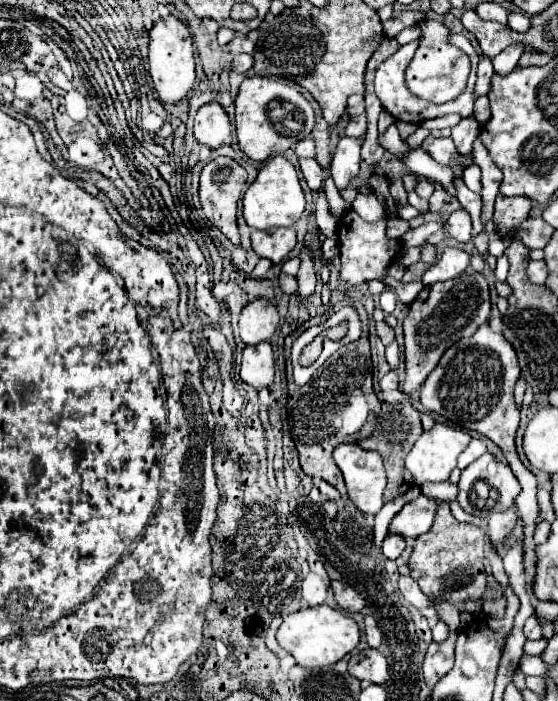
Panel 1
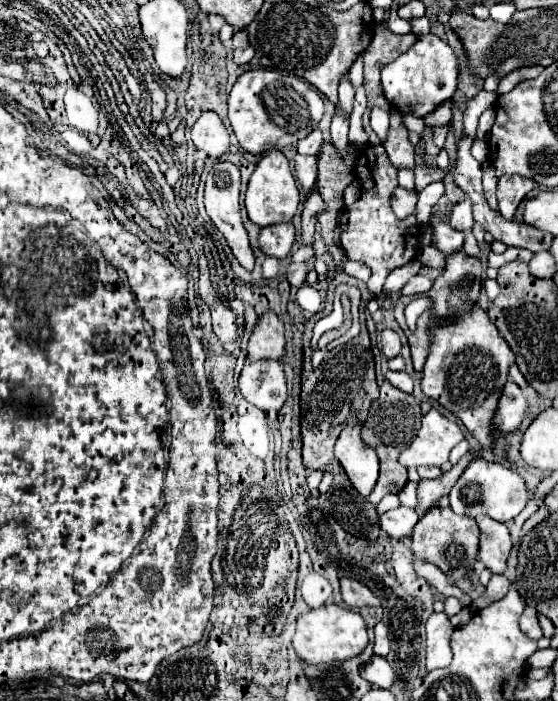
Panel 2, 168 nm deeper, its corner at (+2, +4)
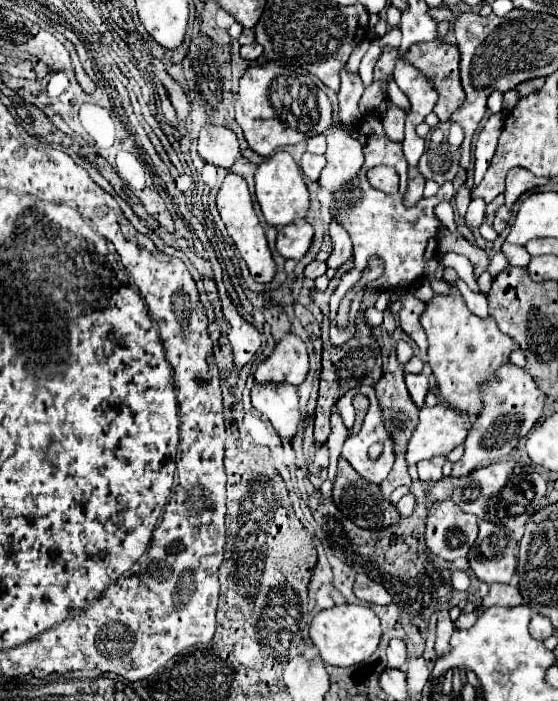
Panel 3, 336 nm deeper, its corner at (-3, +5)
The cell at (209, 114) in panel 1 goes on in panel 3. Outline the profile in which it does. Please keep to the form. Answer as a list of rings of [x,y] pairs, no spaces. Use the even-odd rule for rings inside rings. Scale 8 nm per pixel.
[[[209,125],[201,129],[197,149],[199,149],[199,157],[205,163],[223,169],[231,169],[239,157],[239,141],[235,133],[227,127],[217,127],[217,125]]]

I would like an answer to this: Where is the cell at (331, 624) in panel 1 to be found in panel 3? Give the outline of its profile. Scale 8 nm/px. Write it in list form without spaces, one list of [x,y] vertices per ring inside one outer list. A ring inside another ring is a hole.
[[[345,603],[345,605],[335,605],[331,609],[317,613],[311,621],[309,635],[311,635],[311,641],[317,645],[321,659],[327,665],[349,667],[369,659],[375,653],[381,639],[381,623],[369,605]]]

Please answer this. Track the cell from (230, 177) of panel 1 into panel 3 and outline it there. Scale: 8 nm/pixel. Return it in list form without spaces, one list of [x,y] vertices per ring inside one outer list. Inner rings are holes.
[[[229,173],[219,189],[219,195],[217,195],[217,207],[219,207],[219,213],[221,213],[221,219],[229,231],[229,235],[233,237],[241,257],[245,259],[249,271],[251,271],[251,277],[257,281],[257,283],[271,283],[275,273],[277,273],[277,265],[271,257],[271,251],[267,247],[267,237],[265,237],[265,229],[261,227],[261,221],[255,213],[255,207],[253,207],[253,199],[251,199],[251,193],[249,193],[249,187],[245,183],[243,177],[235,175],[235,173]]]

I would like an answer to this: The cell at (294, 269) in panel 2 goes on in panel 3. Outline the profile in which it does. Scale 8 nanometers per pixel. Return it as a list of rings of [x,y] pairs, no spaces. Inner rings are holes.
[[[313,261],[313,263],[309,263],[309,265],[305,267],[305,277],[317,279],[317,277],[325,275],[325,271],[327,271],[327,263],[323,263],[323,261]]]

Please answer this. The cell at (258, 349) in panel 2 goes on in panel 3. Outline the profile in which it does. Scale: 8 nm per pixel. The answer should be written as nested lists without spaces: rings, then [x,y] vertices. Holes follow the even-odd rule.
[[[287,333],[283,341],[277,343],[271,357],[261,363],[255,371],[255,381],[261,385],[281,385],[289,383],[293,387],[299,387],[309,373],[309,359],[305,343],[293,335]]]

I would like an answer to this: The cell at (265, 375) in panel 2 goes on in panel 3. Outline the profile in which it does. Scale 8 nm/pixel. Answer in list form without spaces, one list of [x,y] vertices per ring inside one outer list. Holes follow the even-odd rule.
[[[257,385],[251,391],[253,407],[273,425],[277,435],[297,435],[301,419],[297,389],[289,385]]]

